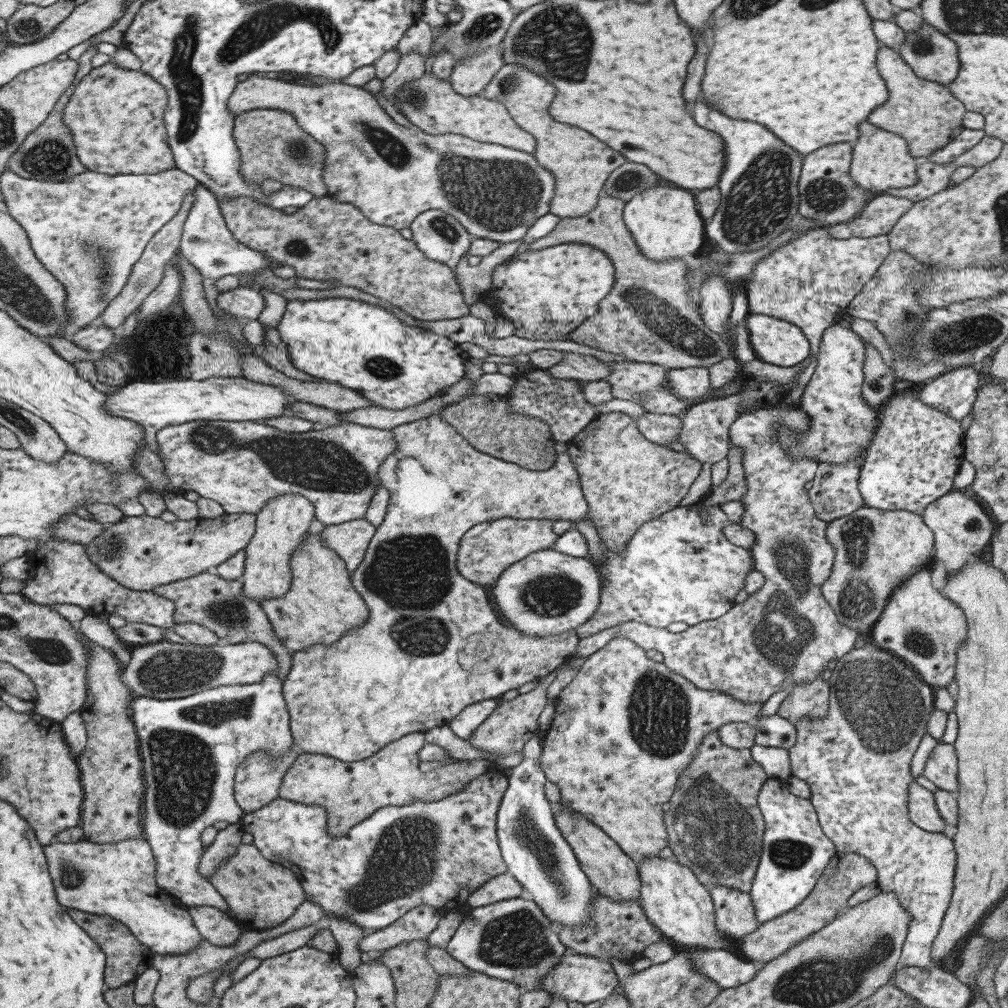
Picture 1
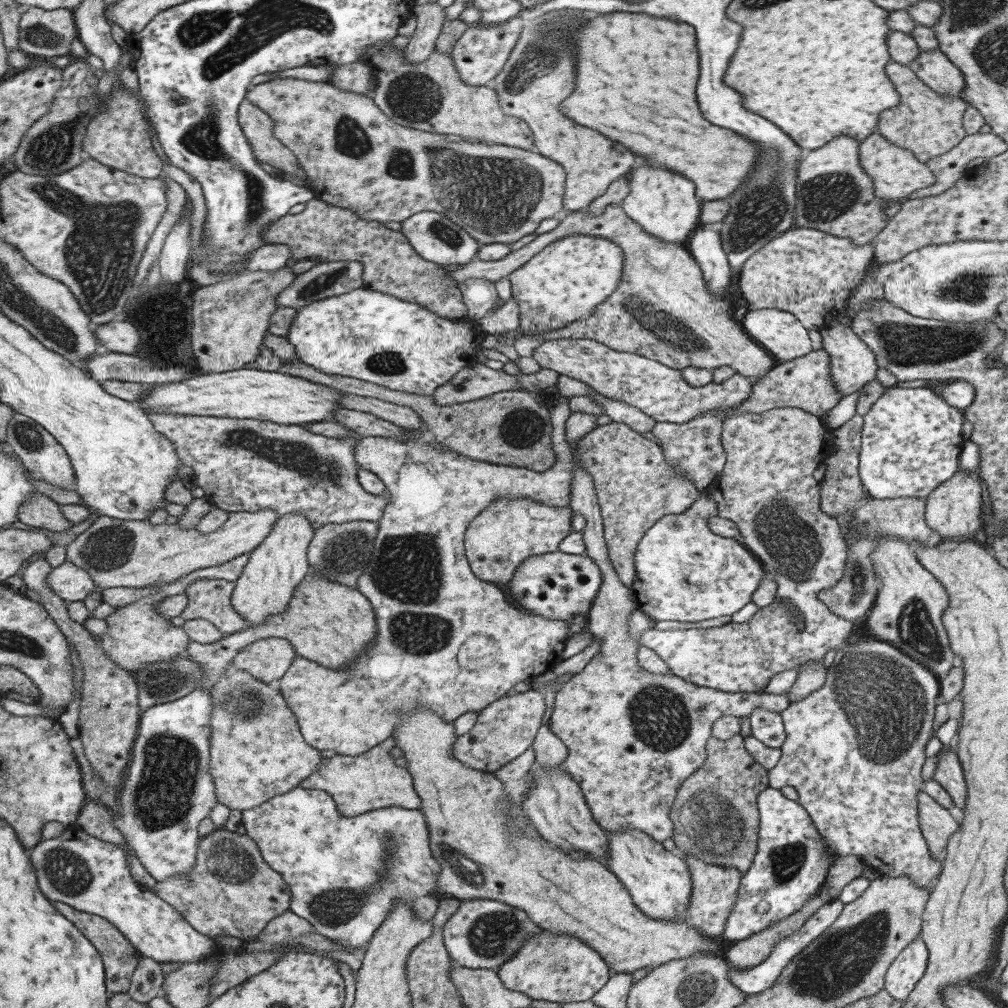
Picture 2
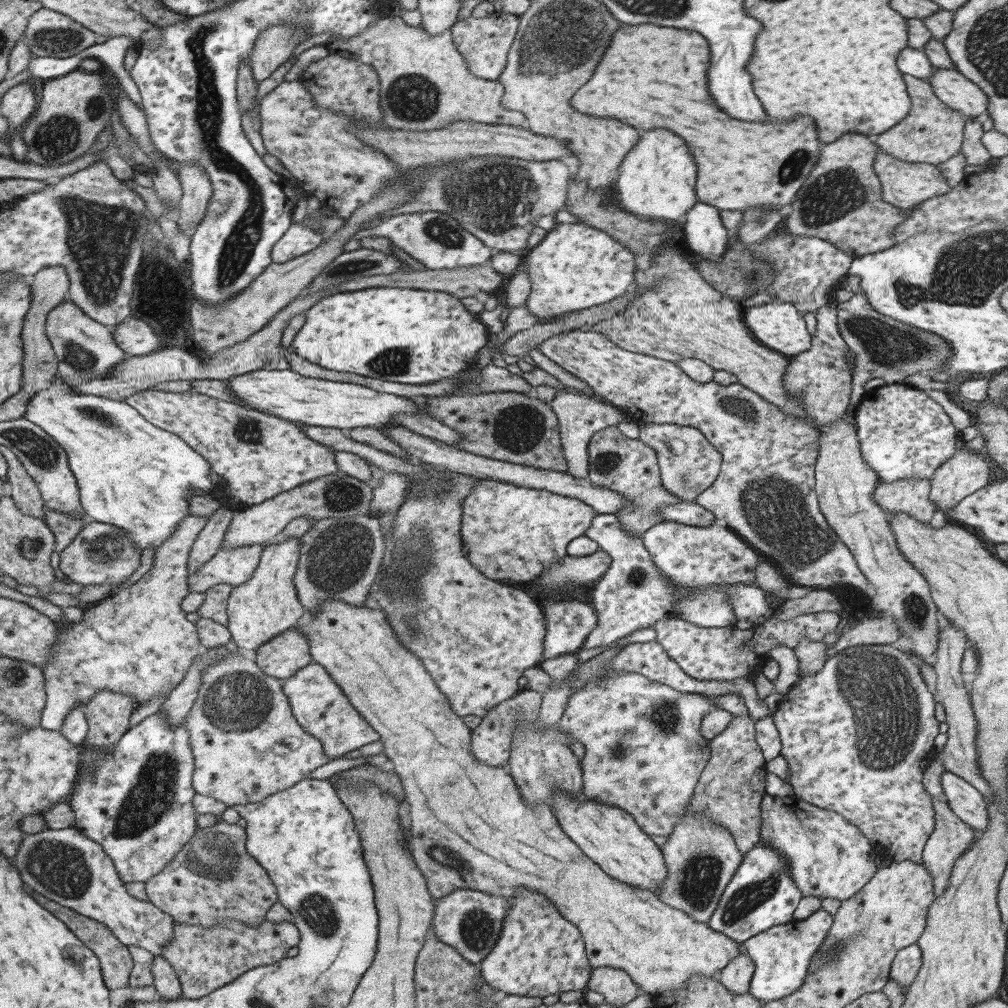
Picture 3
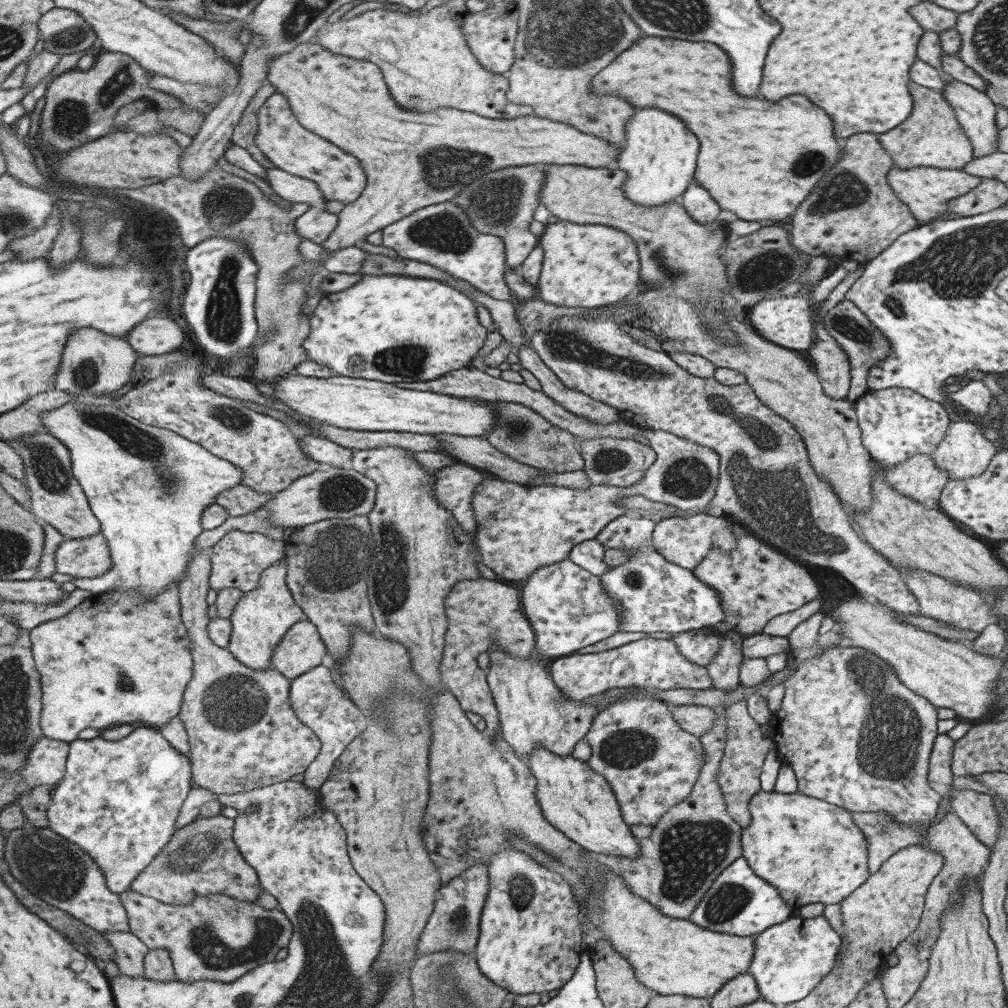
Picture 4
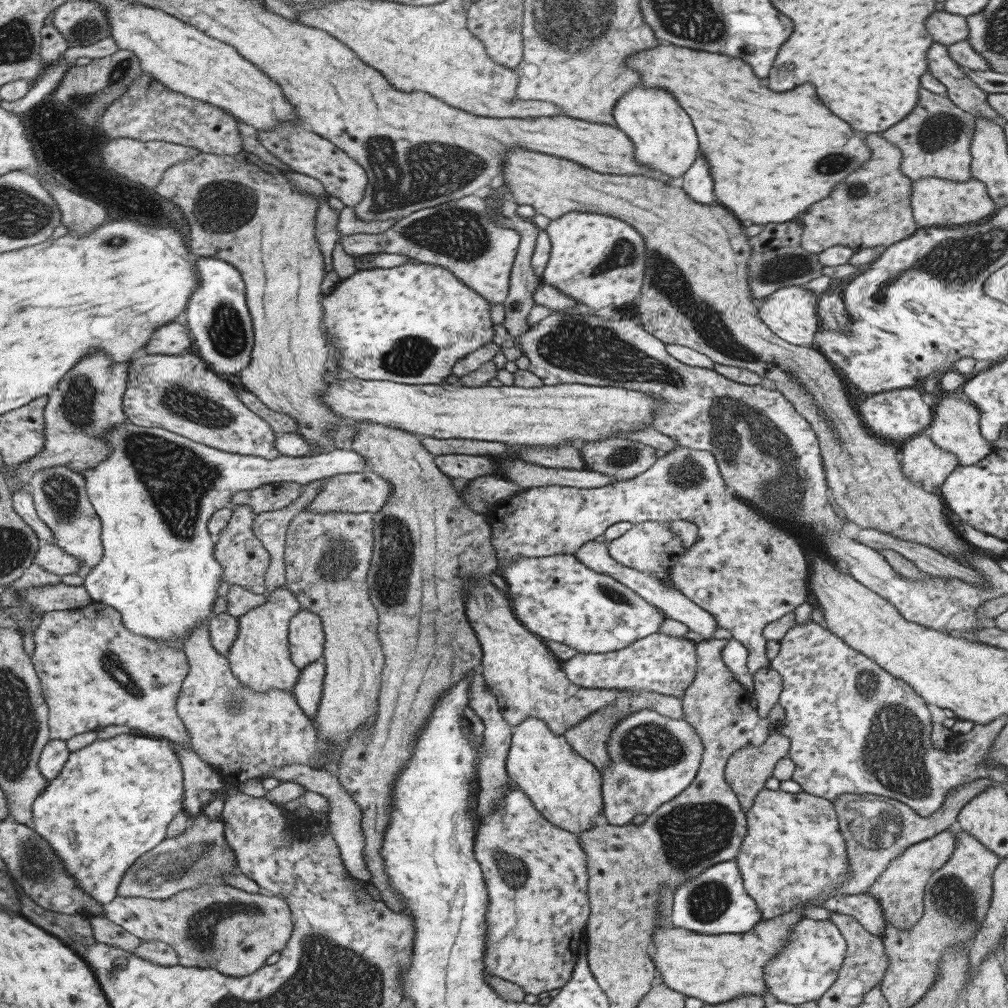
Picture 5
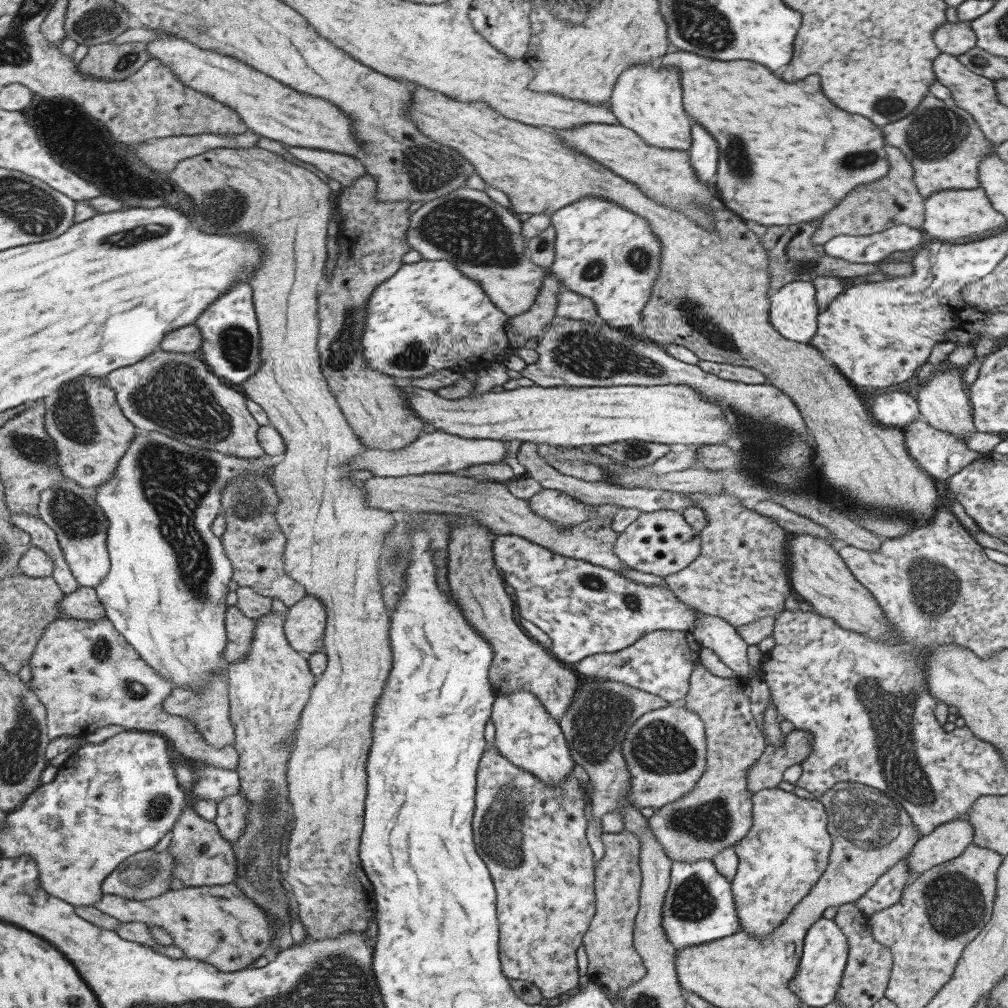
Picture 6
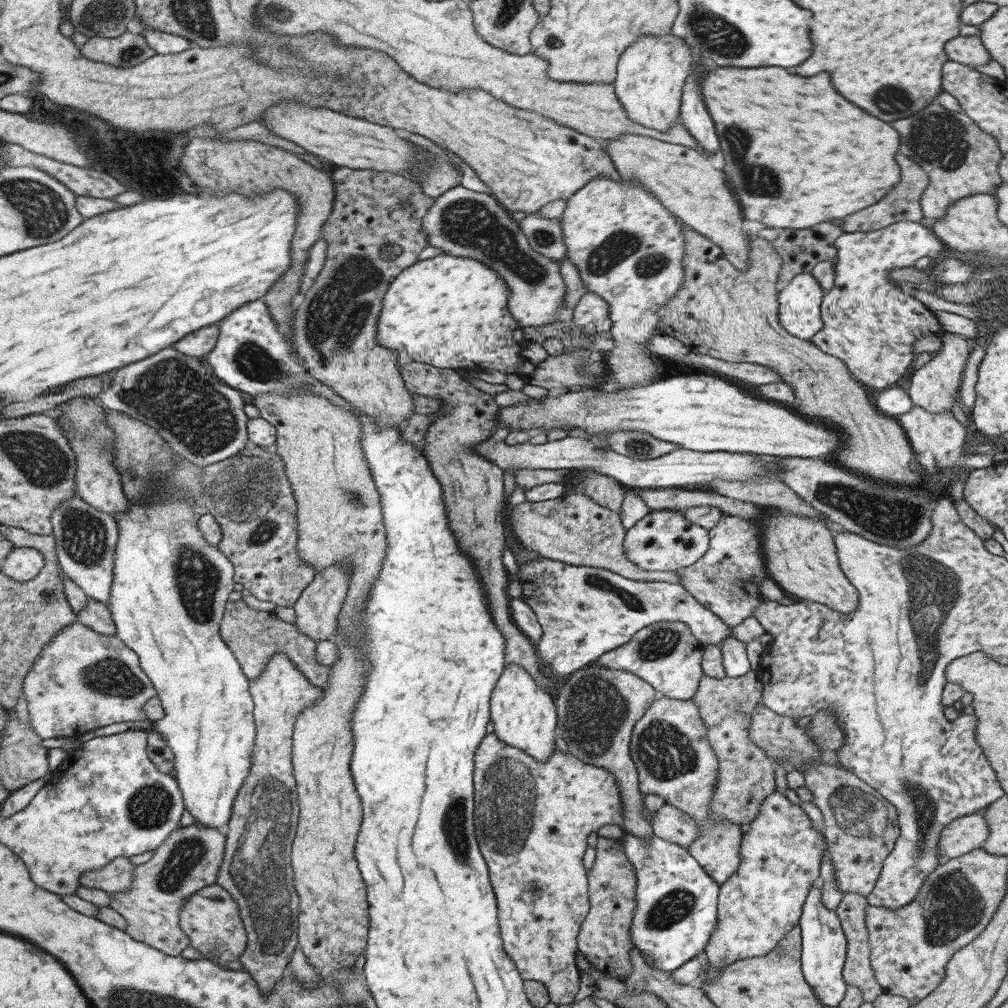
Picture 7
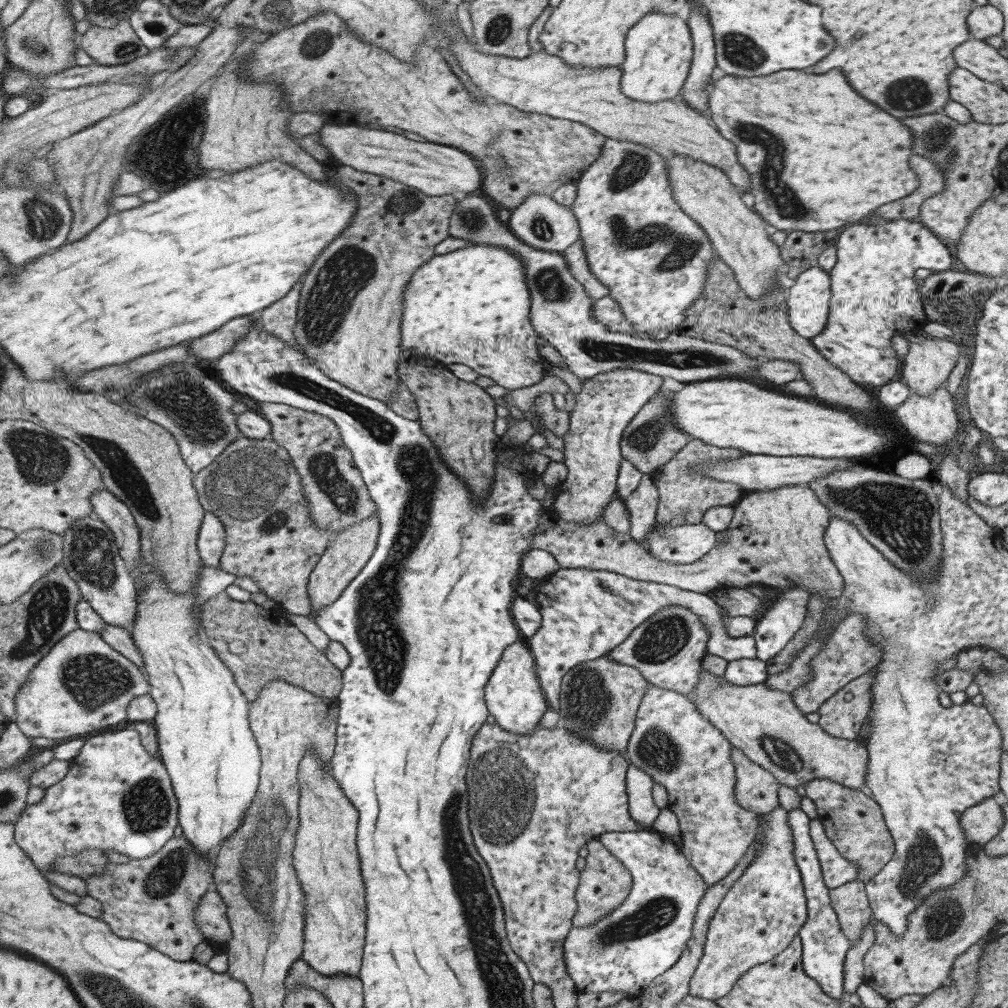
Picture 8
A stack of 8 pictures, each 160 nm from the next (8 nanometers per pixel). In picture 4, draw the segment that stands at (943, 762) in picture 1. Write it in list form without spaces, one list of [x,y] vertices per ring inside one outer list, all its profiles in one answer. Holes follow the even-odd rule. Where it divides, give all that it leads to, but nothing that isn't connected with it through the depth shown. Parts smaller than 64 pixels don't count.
[[[963,789],[948,796],[953,814],[988,848],[995,842],[1000,818],[988,794]]]

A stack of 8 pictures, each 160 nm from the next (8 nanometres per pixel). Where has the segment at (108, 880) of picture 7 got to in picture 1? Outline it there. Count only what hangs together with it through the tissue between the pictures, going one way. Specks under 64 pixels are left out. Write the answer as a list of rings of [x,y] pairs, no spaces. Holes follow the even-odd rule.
[[[241,843],[231,856],[222,860],[209,882],[227,903],[232,912],[229,918],[237,922],[239,928],[247,930],[260,931],[281,924],[297,910],[303,899],[296,876],[284,866],[263,858],[252,843]]]

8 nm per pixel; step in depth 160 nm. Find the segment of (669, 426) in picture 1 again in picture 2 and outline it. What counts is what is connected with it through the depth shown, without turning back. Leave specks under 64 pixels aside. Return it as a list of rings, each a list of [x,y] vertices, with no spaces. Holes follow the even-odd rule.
[[[594,392],[589,397],[602,406],[603,414],[609,416],[612,421],[626,424],[631,430],[641,434],[653,428],[654,420],[634,406],[601,396],[598,392]]]

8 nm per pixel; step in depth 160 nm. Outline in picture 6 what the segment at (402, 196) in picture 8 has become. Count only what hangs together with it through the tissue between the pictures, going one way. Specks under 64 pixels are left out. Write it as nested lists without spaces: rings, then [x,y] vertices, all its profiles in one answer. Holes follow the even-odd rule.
[[[366,173],[358,180],[354,180],[350,186],[343,188],[342,193],[337,196],[336,205],[337,210],[341,211],[343,229],[339,235],[341,243],[332,275],[329,279],[325,277],[318,289],[316,309],[319,324],[316,347],[321,362],[321,374],[358,441],[367,449],[399,450],[423,434],[421,428],[423,428],[424,421],[419,420],[418,416],[408,408],[406,398],[400,392],[399,381],[393,376],[381,374],[378,370],[366,365],[360,338],[365,305],[371,291],[402,265],[401,258],[411,250],[411,247],[404,241],[404,232],[409,220],[407,207],[411,202],[410,200],[396,200],[390,204],[375,204],[374,194],[375,181],[370,174]]]

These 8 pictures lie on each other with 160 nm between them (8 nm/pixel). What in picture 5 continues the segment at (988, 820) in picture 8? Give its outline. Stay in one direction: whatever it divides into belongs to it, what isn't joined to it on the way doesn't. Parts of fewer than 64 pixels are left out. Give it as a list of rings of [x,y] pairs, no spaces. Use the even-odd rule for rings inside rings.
[[[948,828],[927,840],[917,842],[902,850],[893,860],[890,860],[881,874],[869,885],[866,894],[874,896],[880,904],[884,926],[890,924],[898,930],[908,930],[921,918],[923,912],[922,896],[924,886],[933,872],[941,868],[949,860],[956,845],[953,828]]]

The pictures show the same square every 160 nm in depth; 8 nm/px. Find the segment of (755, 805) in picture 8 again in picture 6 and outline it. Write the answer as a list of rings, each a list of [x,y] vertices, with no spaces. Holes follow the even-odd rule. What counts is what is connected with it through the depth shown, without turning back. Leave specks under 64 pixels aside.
[[[695,660],[688,678],[688,689],[681,702],[683,708],[699,717],[704,726],[706,742],[706,765],[703,774],[693,788],[673,802],[664,804],[646,820],[646,826],[654,839],[661,845],[665,856],[675,862],[695,862],[711,860],[724,848],[733,846],[746,835],[751,826],[751,795],[746,789],[746,770],[757,760],[767,743],[749,711],[749,678],[734,676],[719,678],[713,676],[702,664]]]

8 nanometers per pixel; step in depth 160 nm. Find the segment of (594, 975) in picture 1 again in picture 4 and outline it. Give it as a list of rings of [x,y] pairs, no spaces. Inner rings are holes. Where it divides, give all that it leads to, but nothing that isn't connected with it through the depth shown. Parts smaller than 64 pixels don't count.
[[[500,848],[486,870],[488,891],[472,953],[481,975],[514,996],[559,990],[573,977],[584,950],[580,909],[569,885],[515,848]]]

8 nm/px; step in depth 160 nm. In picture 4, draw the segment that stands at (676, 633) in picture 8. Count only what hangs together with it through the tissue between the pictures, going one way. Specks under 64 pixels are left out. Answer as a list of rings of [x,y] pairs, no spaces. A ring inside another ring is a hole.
[[[651,637],[640,638],[597,653],[571,653],[557,657],[549,662],[548,671],[560,694],[569,700],[582,701],[610,689],[631,687],[656,691],[674,688],[689,688],[689,690],[712,688],[712,680],[704,666],[687,662],[669,639]]]

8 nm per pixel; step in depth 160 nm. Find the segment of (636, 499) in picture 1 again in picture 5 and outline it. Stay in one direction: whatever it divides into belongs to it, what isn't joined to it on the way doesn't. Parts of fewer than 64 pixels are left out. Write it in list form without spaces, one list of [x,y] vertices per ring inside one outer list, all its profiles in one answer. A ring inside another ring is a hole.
[[[615,436],[578,445],[585,468],[601,475],[628,481],[649,470],[655,462],[655,448]]]

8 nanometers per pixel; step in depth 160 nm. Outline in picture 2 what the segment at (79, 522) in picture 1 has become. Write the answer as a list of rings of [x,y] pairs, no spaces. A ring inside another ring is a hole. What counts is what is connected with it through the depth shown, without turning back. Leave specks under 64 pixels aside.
[[[37,492],[20,508],[19,521],[29,527],[55,533],[67,532],[73,524],[65,519],[62,506]]]

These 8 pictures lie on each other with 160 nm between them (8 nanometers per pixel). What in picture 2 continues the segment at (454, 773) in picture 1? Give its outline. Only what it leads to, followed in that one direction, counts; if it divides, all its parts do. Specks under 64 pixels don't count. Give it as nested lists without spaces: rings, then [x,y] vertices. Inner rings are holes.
[[[393,737],[386,738],[357,756],[331,753],[308,777],[302,778],[297,787],[322,790],[329,794],[337,812],[345,818],[390,806],[417,809],[421,799],[414,790],[411,773],[405,767],[396,766],[393,763],[394,758],[389,754],[396,746],[395,741]]]

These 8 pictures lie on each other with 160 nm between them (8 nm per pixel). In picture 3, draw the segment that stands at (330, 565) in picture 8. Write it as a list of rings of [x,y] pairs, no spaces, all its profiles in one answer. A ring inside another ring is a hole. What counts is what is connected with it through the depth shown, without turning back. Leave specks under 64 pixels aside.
[[[291,627],[261,643],[251,654],[255,664],[267,676],[289,678],[296,670],[311,662],[309,643],[304,634]]]

